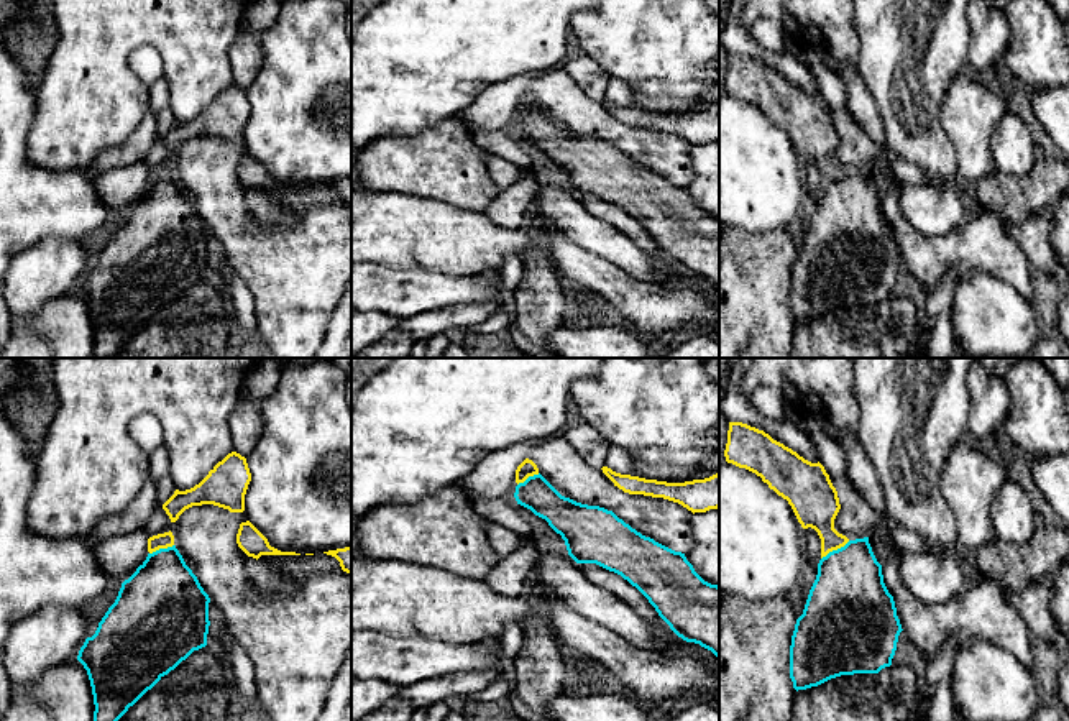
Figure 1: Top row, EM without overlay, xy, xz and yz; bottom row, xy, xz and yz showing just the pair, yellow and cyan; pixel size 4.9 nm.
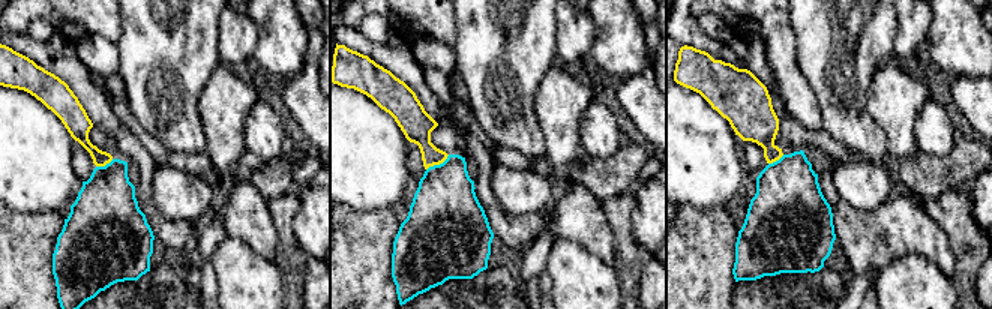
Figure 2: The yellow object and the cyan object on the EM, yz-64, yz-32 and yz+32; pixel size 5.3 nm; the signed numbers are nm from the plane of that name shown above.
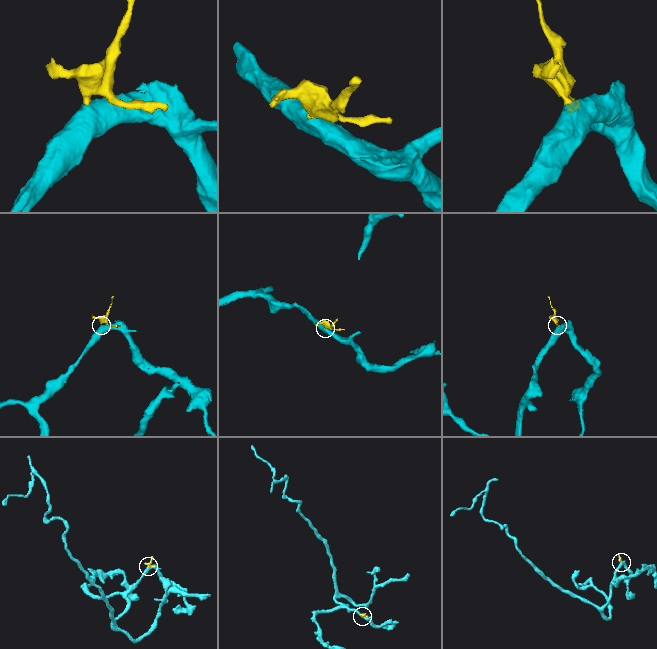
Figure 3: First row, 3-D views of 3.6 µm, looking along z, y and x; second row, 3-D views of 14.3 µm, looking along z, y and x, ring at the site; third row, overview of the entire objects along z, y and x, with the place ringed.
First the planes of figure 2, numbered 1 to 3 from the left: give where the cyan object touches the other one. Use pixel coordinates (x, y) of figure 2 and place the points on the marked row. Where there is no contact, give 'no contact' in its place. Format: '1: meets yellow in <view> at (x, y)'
1: meets yellow in yz-64 at (104, 165)
2: meets yellow in yz-32 at (437, 164)
3: meets yellow in yz+32 at (776, 159)

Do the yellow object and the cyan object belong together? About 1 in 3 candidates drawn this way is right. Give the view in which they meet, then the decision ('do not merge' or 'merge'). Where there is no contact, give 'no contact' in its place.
contact in yz; do not merge

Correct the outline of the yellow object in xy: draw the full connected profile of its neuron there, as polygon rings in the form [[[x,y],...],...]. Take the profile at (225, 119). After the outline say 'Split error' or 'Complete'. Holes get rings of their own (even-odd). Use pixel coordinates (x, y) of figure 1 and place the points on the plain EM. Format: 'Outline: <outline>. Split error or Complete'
Outline: [[[232,84],[199,117],[186,123],[176,122],[163,136],[163,141],[171,154],[176,154],[186,141],[202,136],[213,136],[230,145],[243,145],[250,113],[251,105],[246,90]]]. Complete

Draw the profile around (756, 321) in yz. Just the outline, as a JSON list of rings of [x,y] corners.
[[[726,227],[719,237],[719,358],[791,358],[790,278],[796,248],[787,230],[750,233]]]

